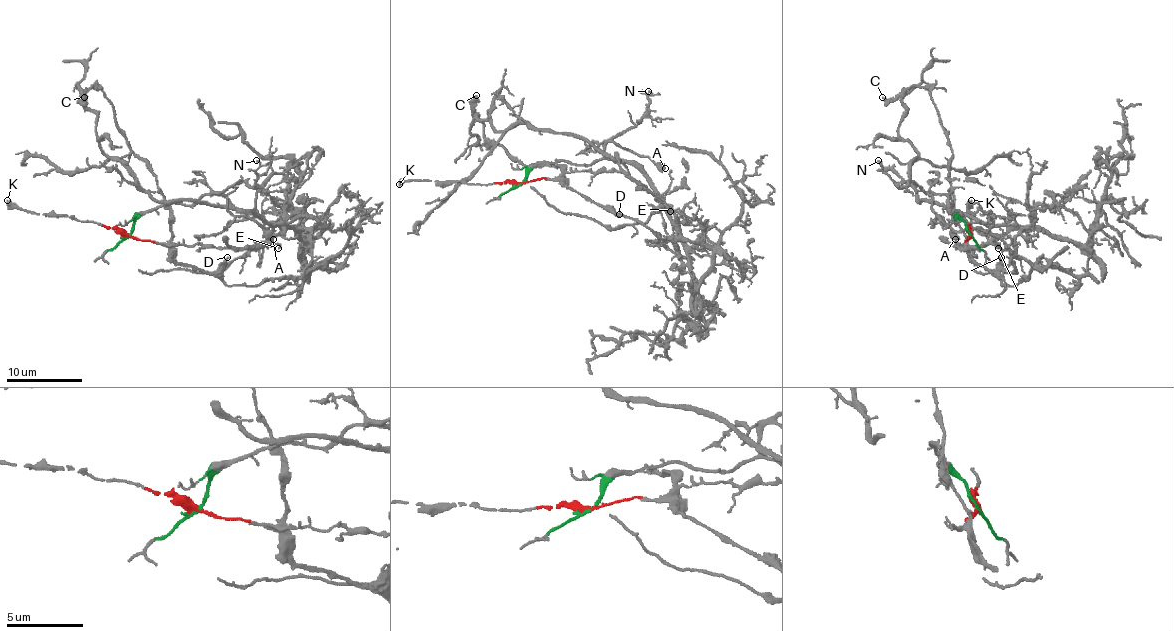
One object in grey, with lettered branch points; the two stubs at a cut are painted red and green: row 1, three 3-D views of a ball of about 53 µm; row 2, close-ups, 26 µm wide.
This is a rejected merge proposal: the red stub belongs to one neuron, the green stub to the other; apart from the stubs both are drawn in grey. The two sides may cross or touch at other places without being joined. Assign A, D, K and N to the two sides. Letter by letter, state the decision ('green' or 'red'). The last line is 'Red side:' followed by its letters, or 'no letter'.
A: green
D: red
K: red
N: green
Red side: D, K

